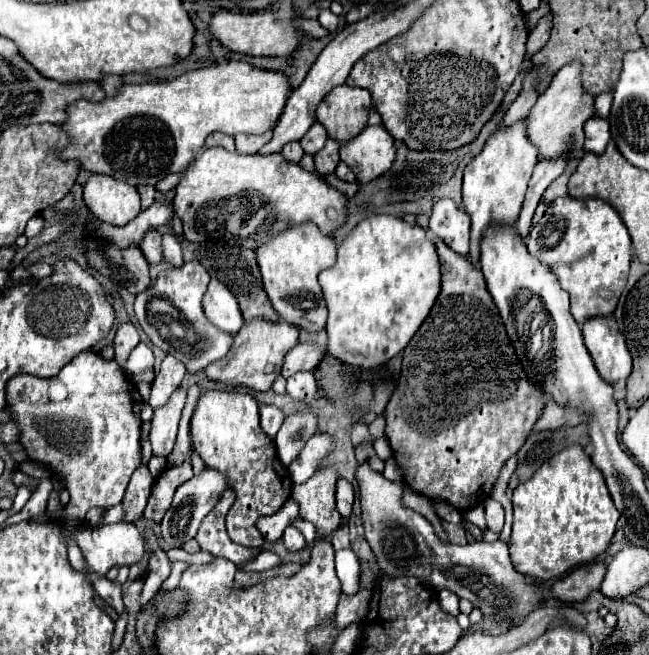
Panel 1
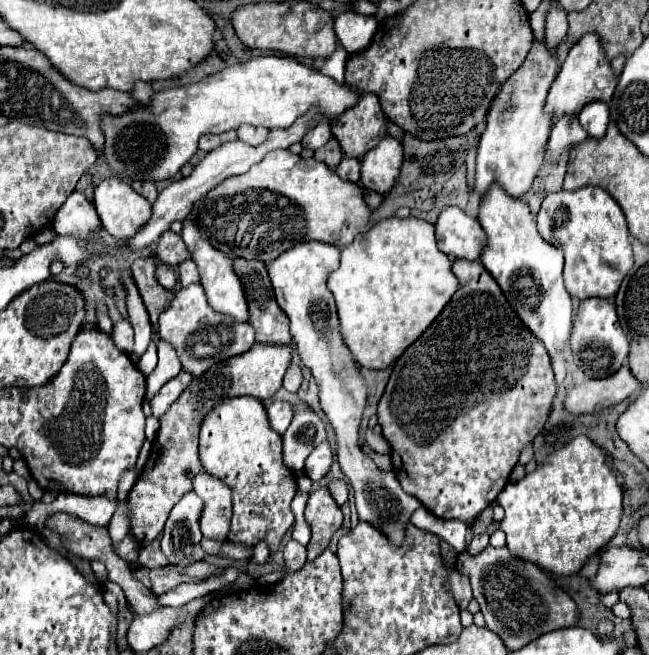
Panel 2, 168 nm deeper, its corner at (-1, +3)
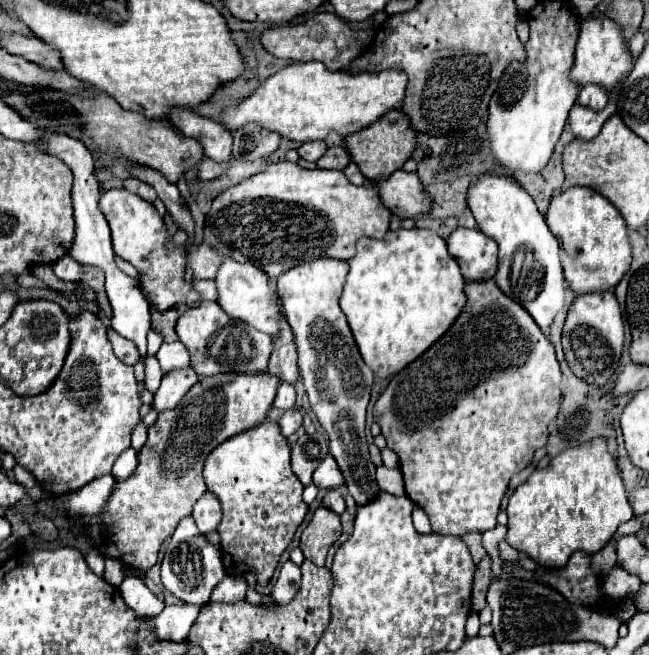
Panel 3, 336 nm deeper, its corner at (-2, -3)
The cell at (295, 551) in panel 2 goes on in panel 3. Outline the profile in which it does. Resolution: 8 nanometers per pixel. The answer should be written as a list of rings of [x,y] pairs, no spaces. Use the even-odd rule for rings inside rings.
[[[291,560],[285,562],[281,568],[281,574],[279,574],[279,580],[273,586],[273,594],[271,594],[273,600],[277,604],[291,602],[299,590],[299,584],[301,584],[301,568],[295,566]]]

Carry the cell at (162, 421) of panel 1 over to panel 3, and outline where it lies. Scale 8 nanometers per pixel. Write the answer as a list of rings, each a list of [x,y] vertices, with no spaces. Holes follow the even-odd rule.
[[[191,366],[183,368],[183,370],[173,370],[167,372],[161,380],[161,386],[155,394],[153,406],[157,408],[157,412],[167,410],[167,408],[175,408],[179,404],[179,400],[189,392],[189,388],[199,380],[199,376],[195,374],[195,370]]]

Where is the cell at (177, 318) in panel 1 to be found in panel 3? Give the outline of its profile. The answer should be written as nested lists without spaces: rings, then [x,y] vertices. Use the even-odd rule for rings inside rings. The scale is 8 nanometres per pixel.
[[[201,302],[197,308],[187,310],[177,320],[179,340],[191,354],[191,366],[199,376],[213,376],[221,372],[259,374],[267,370],[267,362],[273,350],[273,340],[265,332],[247,326],[241,320],[229,318],[217,302]],[[233,348],[233,350],[229,350]],[[251,358],[251,360],[249,360]]]

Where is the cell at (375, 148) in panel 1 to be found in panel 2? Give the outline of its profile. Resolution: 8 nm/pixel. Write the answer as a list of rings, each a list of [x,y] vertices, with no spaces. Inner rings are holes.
[[[384,136],[376,148],[368,150],[362,160],[360,184],[378,194],[386,194],[400,172],[402,166],[402,144],[394,136]]]

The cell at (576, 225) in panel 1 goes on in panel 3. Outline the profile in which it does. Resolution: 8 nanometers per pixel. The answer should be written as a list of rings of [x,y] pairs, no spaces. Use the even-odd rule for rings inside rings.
[[[569,188],[555,196],[549,204],[547,226],[563,248],[561,266],[575,294],[611,290],[629,270],[631,244],[625,220],[619,210],[593,188]]]

